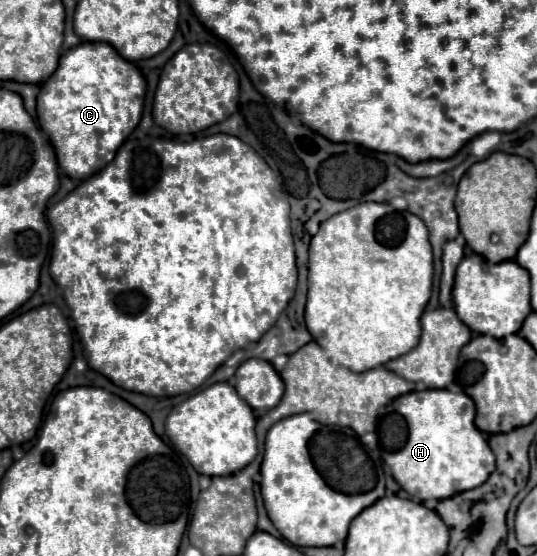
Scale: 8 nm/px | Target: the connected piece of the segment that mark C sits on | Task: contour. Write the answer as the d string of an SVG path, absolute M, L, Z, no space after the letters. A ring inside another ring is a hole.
M80 43L68 49L60 57L60 65L54 71L54 75L46 83L42 83L38 95L38 111L36 111L40 127L50 137L56 149L58 165L62 167L62 171L72 179L86 179L92 173L104 169L114 159L124 139L127 139L138 125L142 117L144 95L146 95L146 83L142 73L130 61L118 57L118 53L110 49L110 45ZM116 131L122 131L122 137L116 137Z

